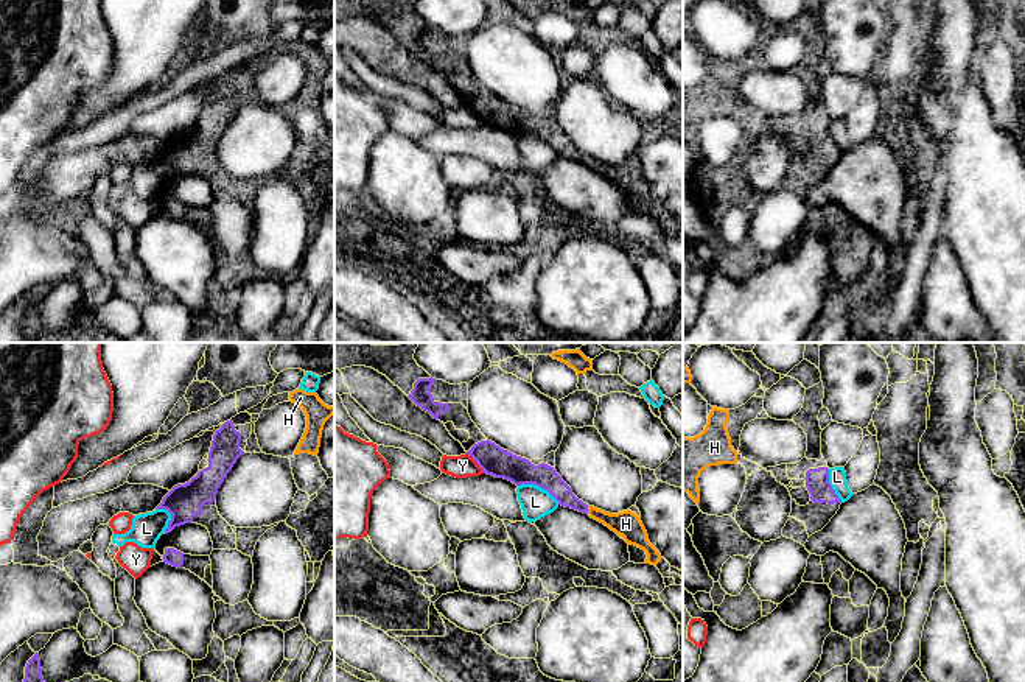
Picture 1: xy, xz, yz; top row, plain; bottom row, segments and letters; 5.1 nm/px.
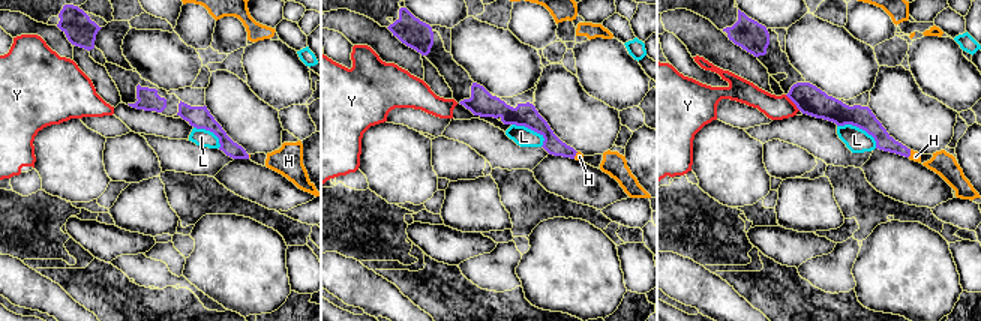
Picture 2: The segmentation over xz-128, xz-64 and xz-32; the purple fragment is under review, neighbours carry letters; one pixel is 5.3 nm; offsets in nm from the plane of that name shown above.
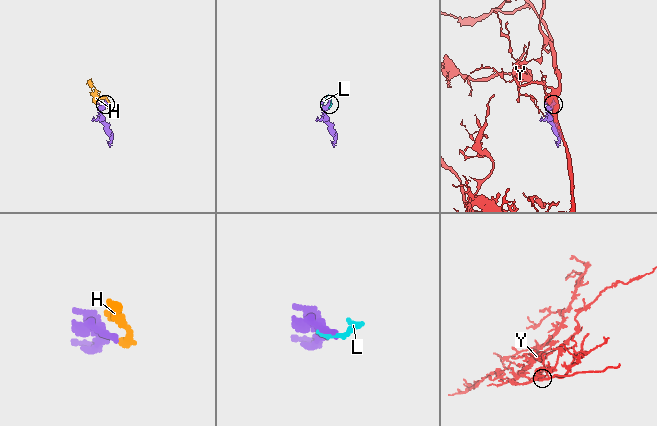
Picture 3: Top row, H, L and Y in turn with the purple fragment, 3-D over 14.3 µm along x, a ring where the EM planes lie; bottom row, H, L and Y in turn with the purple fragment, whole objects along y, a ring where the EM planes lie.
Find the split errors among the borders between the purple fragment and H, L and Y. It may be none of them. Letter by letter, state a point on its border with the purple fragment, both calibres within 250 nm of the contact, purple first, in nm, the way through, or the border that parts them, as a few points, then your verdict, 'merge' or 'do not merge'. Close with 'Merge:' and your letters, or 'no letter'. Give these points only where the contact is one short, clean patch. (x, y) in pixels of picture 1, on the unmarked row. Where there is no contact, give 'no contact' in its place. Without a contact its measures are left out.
H: xz (587, 161) | 110/140 nm | merge
L: xz (538, 137) | 150/160 nm | do not merge
Y: xz (476, 112) | 150/120 nm | along xz (467, 103), (484, 123) | do not merge
Merge: H

